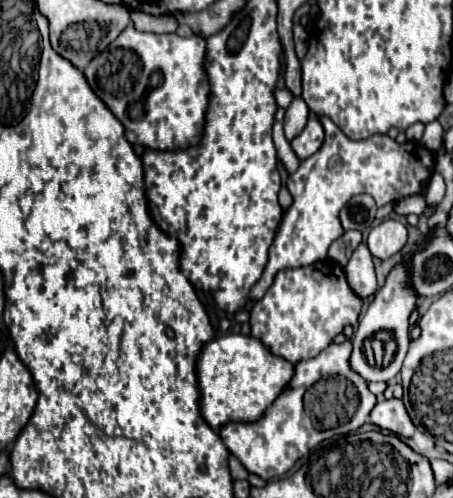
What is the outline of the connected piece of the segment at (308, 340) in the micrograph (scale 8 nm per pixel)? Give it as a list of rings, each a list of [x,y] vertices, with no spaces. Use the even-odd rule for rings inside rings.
[[[326,259],[326,263],[278,271],[274,283],[254,309],[250,313],[250,335],[262,341],[270,353],[298,363],[316,357],[346,325],[356,325],[362,299],[348,285],[344,267]]]

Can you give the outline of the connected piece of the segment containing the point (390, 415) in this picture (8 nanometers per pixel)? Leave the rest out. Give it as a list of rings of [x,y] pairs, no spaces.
[[[382,399],[372,409],[372,423],[380,429],[392,431],[400,437],[412,437],[414,435],[414,423],[410,421],[410,415],[406,413],[406,407],[400,399]]]

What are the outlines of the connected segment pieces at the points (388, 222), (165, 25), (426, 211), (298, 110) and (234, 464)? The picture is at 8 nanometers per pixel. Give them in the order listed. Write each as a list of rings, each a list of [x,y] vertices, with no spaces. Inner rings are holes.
[[[384,219],[370,231],[366,245],[374,257],[388,259],[406,245],[406,227],[396,219]]]
[[[130,15],[132,25],[146,33],[174,33],[178,23],[174,17],[152,17],[152,15]]]
[[[412,196],[399,200],[395,206],[394,211],[398,215],[406,216],[408,214],[416,214],[418,216],[431,216],[436,211],[437,206],[428,206],[422,196]]]
[[[294,97],[290,107],[286,109],[286,119],[284,119],[284,133],[286,133],[288,141],[294,139],[306,127],[308,113],[310,113],[310,109],[304,103],[304,99],[302,97]]]
[[[228,457],[228,467],[230,467],[230,475],[232,475],[232,479],[246,479],[248,477],[248,473],[246,473],[246,469],[242,469],[242,463],[236,459],[236,457]]]

